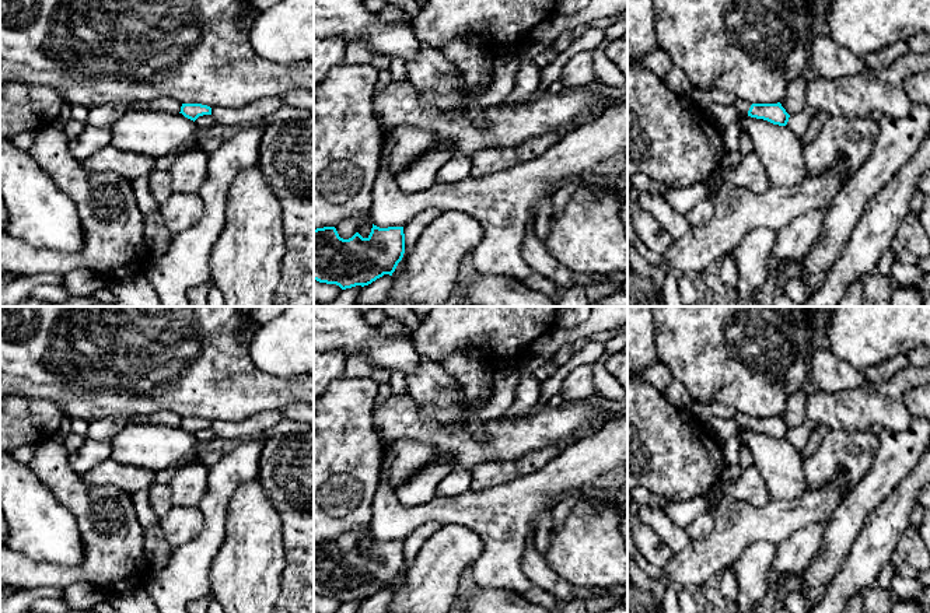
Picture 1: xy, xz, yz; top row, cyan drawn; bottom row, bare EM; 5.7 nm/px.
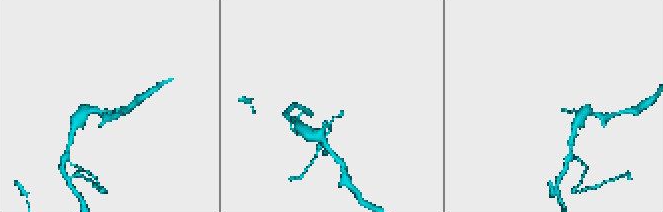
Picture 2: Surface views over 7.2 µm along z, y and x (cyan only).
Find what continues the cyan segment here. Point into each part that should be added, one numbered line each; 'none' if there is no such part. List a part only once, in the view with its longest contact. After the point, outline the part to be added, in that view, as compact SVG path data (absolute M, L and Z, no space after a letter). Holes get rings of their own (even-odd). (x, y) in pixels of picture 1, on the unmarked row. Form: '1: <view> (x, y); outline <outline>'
1: yz (741, 419); outline M737 413L737 416L735 416L735 421L740 424L740 427L742 430L748 430L748 424L749 424L751 418L752 418L751 416L747 416L744 413Z

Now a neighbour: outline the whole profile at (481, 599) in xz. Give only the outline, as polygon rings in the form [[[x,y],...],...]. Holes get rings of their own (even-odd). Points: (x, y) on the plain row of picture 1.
[[[480,585],[464,593],[462,613],[556,613],[541,605],[529,603],[521,593]]]

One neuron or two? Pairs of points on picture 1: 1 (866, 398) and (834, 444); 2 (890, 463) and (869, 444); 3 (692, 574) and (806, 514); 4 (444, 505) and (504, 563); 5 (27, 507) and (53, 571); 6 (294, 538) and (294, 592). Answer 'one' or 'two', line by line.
1: two
2: two
3: one
4: one
5: two
6: one

